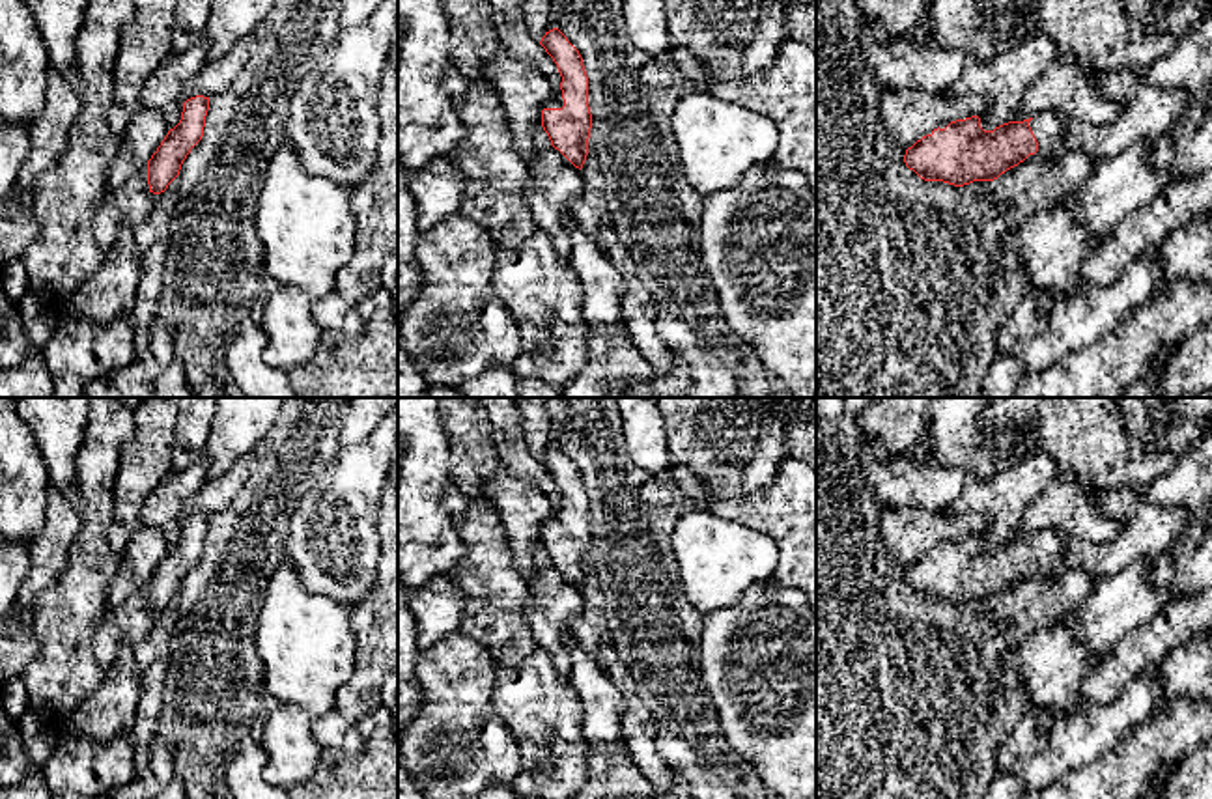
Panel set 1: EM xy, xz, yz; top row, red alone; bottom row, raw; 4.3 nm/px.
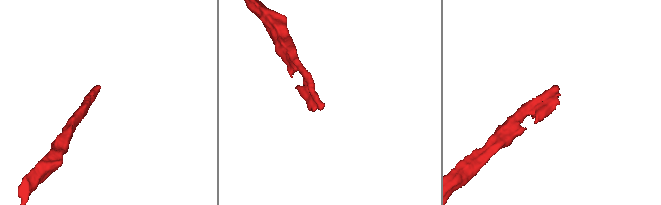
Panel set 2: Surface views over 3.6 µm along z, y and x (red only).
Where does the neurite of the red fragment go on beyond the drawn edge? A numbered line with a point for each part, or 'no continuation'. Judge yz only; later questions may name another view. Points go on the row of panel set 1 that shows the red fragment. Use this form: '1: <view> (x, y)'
1: yz (1046, 127)

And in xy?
no continuation

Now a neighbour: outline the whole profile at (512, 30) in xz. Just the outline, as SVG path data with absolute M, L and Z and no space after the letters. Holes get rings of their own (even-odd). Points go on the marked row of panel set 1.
M489 0L489 4L495 15L500 45L504 45L515 60L545 75L553 88L560 86L562 77L557 63L540 41L530 35L525 24L521 0Z

